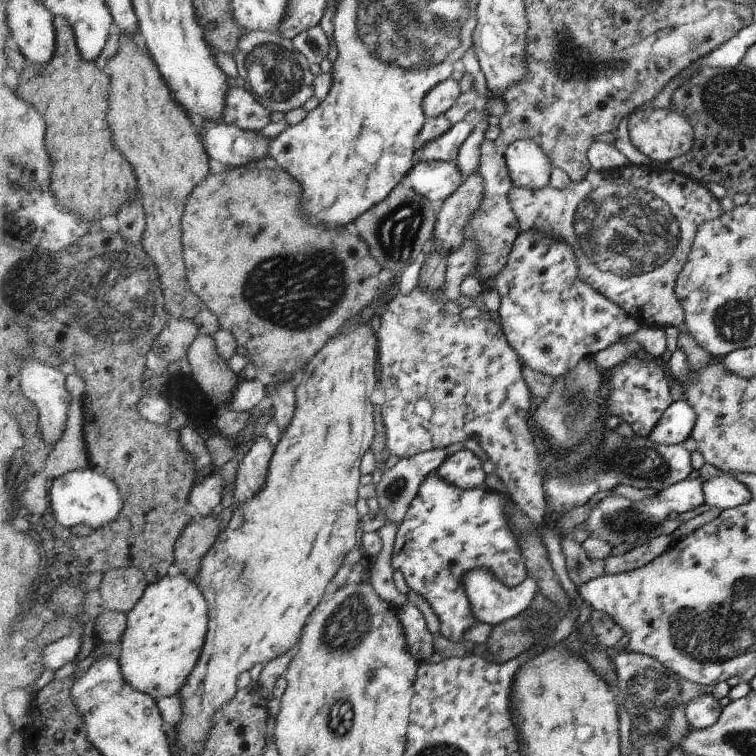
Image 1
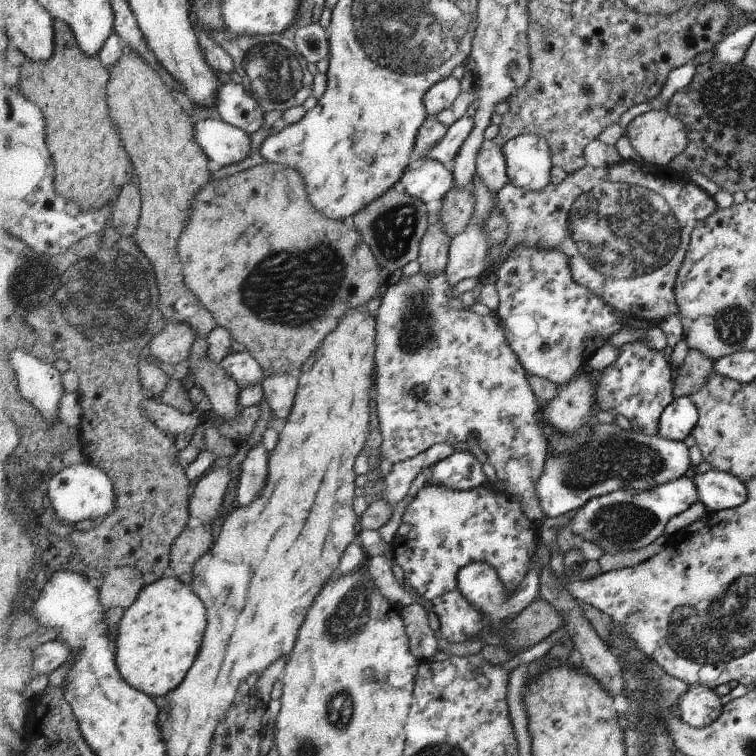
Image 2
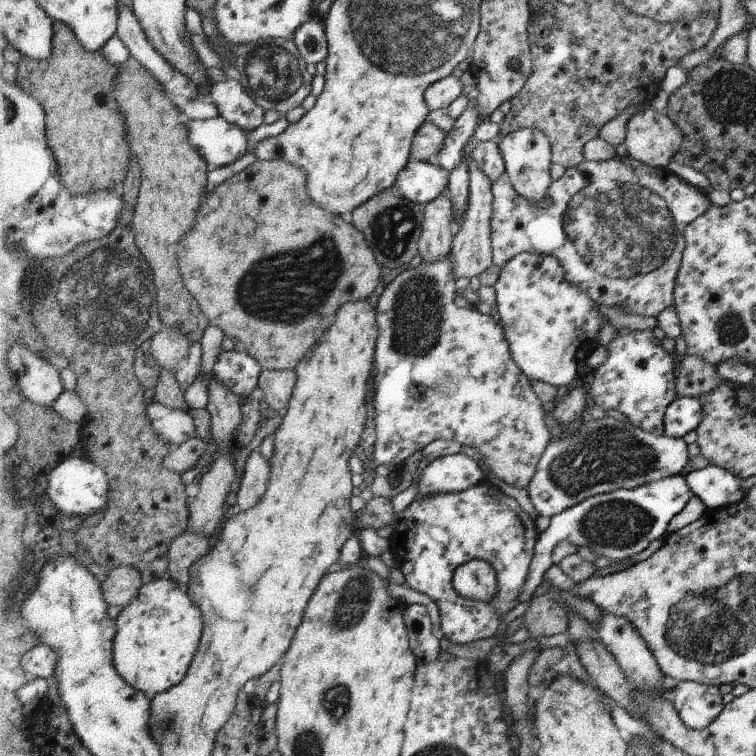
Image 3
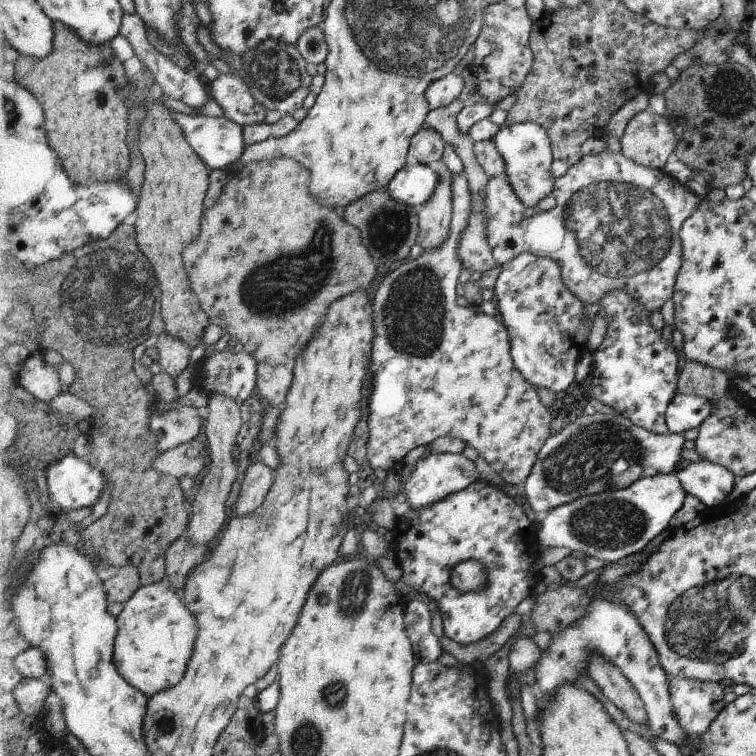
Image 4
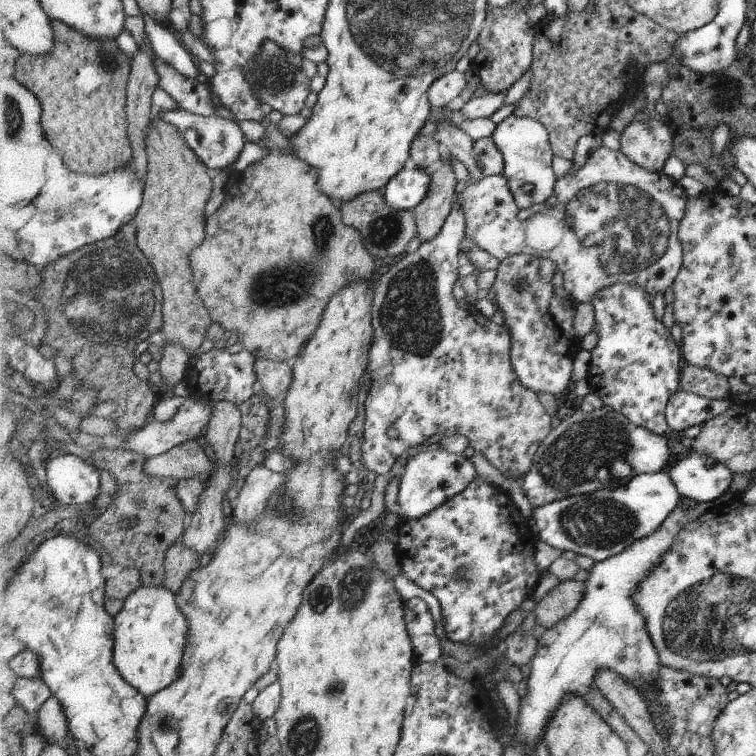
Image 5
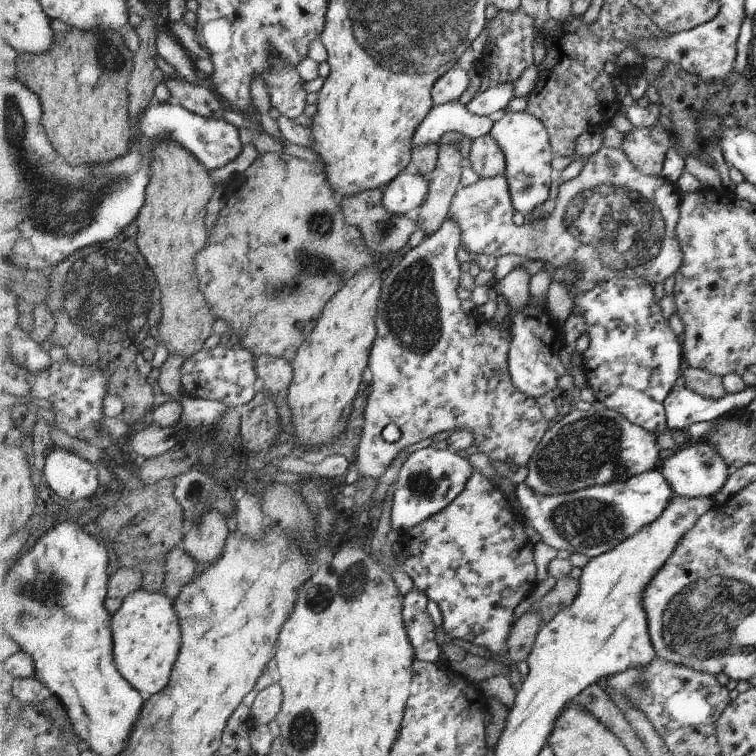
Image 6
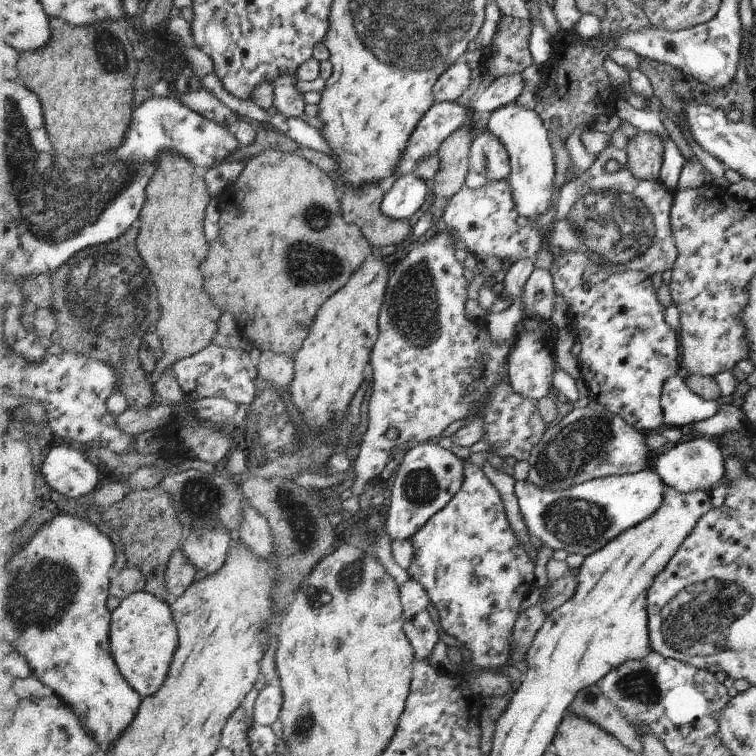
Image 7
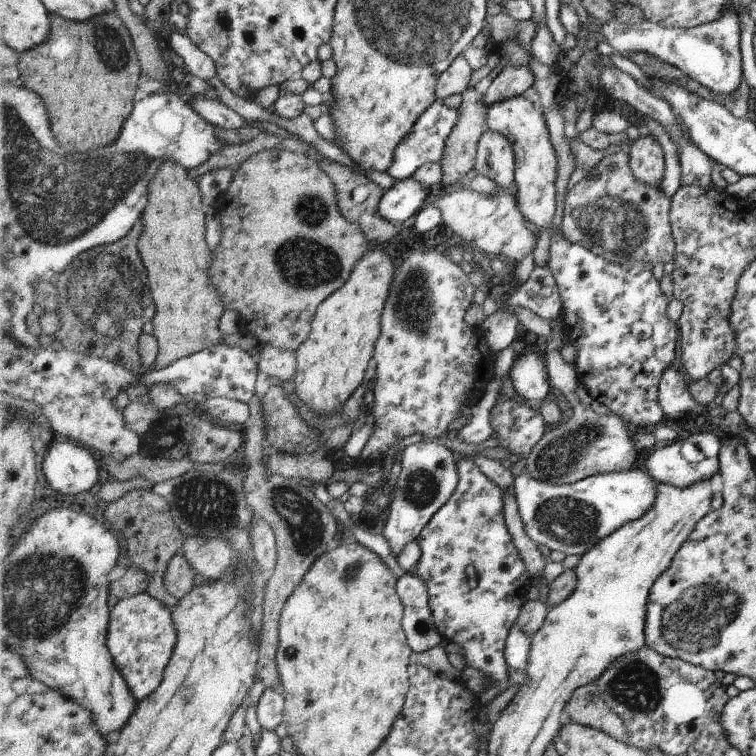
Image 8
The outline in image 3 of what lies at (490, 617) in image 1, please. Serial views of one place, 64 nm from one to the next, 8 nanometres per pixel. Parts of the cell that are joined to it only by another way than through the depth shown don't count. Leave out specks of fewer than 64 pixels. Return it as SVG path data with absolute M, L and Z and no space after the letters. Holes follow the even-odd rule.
M673 475L642 484L636 489L625 488L587 497L580 503L556 513L554 517L550 517L548 528L537 538L535 554L519 602L539 594L544 582L543 577L553 566L553 551L561 542L569 542L576 547L585 546L594 552L594 555L604 556L610 561L622 561L642 552L658 538L665 536L672 518L686 506L693 495L684 475ZM482 559L458 566L453 573L453 588L459 596L474 601L490 601L496 595L495 571Z

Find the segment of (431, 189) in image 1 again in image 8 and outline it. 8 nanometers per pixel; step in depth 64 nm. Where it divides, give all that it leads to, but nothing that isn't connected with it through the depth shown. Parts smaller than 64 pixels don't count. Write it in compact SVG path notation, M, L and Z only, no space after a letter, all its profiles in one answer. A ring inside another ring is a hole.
M413 176L396 181L382 198L378 214L382 214L382 218L386 218L388 222L400 224L424 206L426 196L428 190Z

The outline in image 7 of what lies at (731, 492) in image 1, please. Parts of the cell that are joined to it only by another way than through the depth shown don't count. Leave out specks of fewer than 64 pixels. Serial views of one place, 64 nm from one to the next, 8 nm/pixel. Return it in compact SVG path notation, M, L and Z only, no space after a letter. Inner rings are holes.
M696 436L694 440L688 442L678 442L670 450L656 456L652 460L650 468L656 470L663 482L670 488L674 488L682 494L690 492L711 492L714 486L725 477L726 468L724 466L724 457L720 445L711 437Z

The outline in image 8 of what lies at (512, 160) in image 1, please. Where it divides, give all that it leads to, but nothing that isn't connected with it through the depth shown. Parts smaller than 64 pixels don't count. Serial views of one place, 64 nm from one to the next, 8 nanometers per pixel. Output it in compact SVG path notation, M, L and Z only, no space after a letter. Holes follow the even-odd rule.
M516 96L510 100L496 102L488 108L486 124L490 130L504 134L513 146L516 159L516 173L512 185L518 208L523 217L534 222L537 227L550 228L552 218L556 214L556 194L554 194L554 182L556 182L556 152L548 138L548 128L540 112L534 112L534 106L528 98Z

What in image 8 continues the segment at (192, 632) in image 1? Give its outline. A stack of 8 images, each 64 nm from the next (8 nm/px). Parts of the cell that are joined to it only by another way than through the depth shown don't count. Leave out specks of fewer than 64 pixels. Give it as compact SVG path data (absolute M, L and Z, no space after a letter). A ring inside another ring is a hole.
M146 592L121 599L120 604L112 609L109 647L134 696L141 702L162 686L177 649L179 630L173 615L174 608Z

